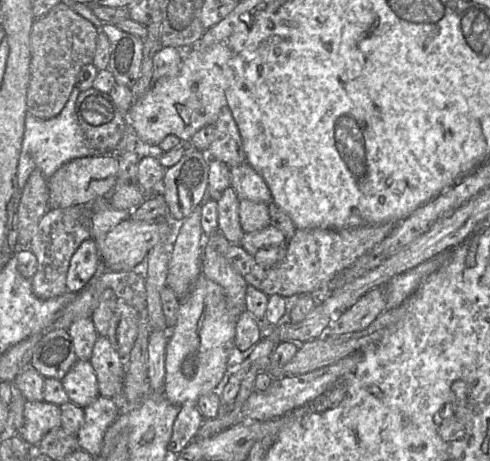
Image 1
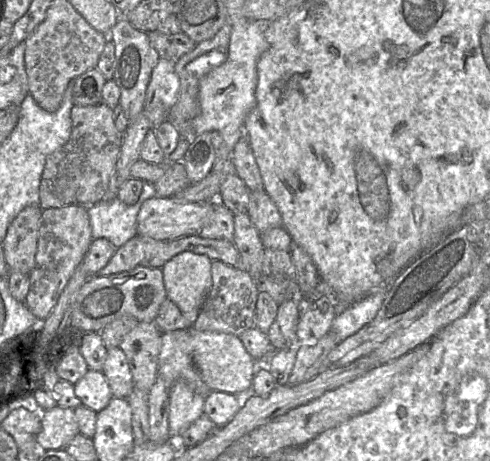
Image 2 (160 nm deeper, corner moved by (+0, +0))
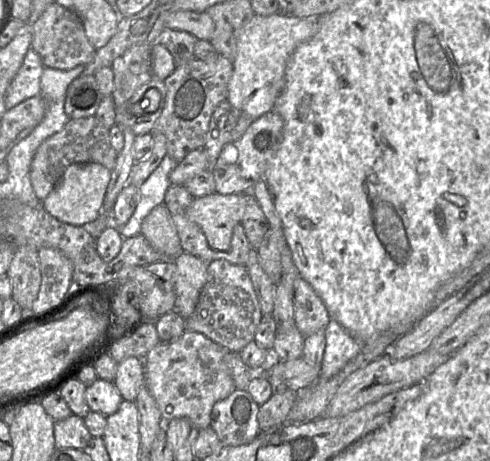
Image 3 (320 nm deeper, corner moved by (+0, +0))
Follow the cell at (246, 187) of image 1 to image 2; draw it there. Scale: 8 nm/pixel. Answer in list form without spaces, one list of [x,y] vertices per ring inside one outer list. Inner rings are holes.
[[[264,189],[250,191],[247,214],[259,233],[282,226],[281,214]]]

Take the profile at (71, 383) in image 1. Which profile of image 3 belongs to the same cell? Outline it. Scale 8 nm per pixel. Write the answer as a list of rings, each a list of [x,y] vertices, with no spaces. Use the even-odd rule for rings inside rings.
[[[100,378],[86,388],[85,399],[91,411],[106,417],[116,413],[124,400],[113,381]]]

